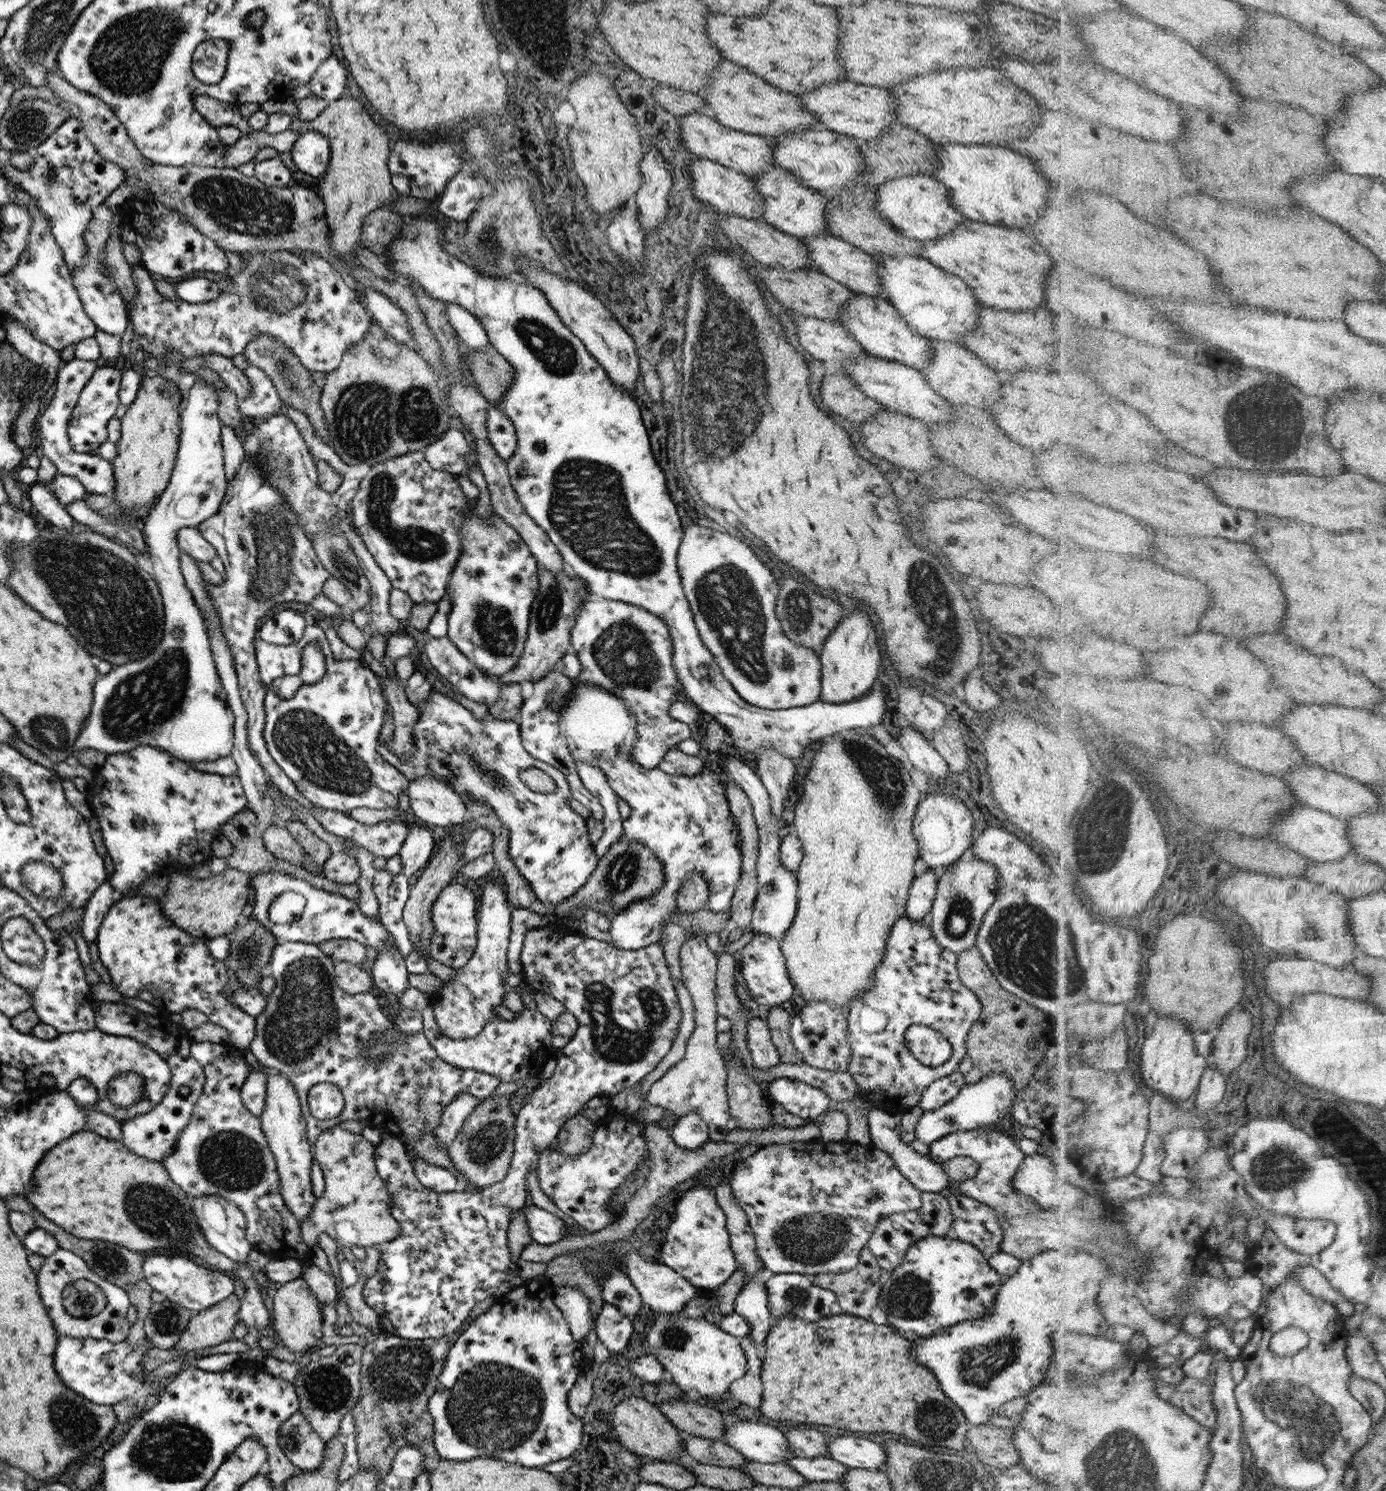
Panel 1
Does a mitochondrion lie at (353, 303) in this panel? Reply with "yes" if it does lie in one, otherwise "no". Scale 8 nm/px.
no

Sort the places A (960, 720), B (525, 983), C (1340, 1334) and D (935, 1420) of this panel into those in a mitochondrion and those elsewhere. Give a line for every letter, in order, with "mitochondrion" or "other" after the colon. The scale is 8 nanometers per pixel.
A: other
B: other
C: other
D: mitochondrion

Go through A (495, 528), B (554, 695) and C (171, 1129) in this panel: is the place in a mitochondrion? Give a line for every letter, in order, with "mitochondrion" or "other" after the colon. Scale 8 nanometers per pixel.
A: other
B: mitochondrion
C: other

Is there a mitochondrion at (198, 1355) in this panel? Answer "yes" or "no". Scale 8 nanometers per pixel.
no

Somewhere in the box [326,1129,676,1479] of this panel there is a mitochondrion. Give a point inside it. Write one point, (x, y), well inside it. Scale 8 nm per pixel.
(493, 1407)

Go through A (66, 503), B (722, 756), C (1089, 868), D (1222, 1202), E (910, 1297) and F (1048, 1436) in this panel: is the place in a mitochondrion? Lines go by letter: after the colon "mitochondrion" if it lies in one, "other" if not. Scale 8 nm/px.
A: other
B: other
C: mitochondrion
D: other
E: mitochondrion
F: other

